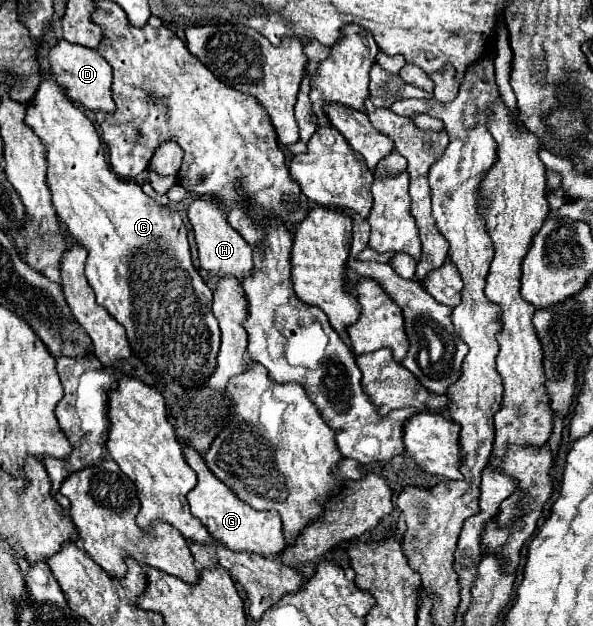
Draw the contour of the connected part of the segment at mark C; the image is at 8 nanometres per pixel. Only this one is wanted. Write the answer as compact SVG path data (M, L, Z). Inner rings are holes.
M40 72L42 80L40 80L40 86L36 90L36 94L32 96L32 100L28 102L28 110L26 110L26 124L34 130L34 134L46 144L46 160L48 160L48 186L52 190L52 202L56 206L56 214L58 218L66 224L68 232L88 250L88 260L86 260L86 278L92 286L92 290L96 292L96 302L106 308L128 332L128 340L130 340L130 348L132 348L132 356L136 358L130 358L130 366L138 368L144 366L148 374L152 374L154 378L170 384L170 382L178 382L182 386L200 386L216 368L216 352L220 348L220 330L218 330L218 324L216 324L216 318L212 314L212 290L204 284L204 280L200 278L198 270L194 268L192 264L192 258L190 258L190 248L188 248L188 228L186 224L182 222L180 214L176 210L170 210L168 206L160 206L154 198L146 196L140 188L140 184L136 184L134 180L124 180L120 176L116 176L116 172L110 168L110 164L106 162L106 156L104 156L104 146L102 146L102 140L94 128L94 124L86 118L86 114L66 96L66 90L56 82L54 74L44 74Z

